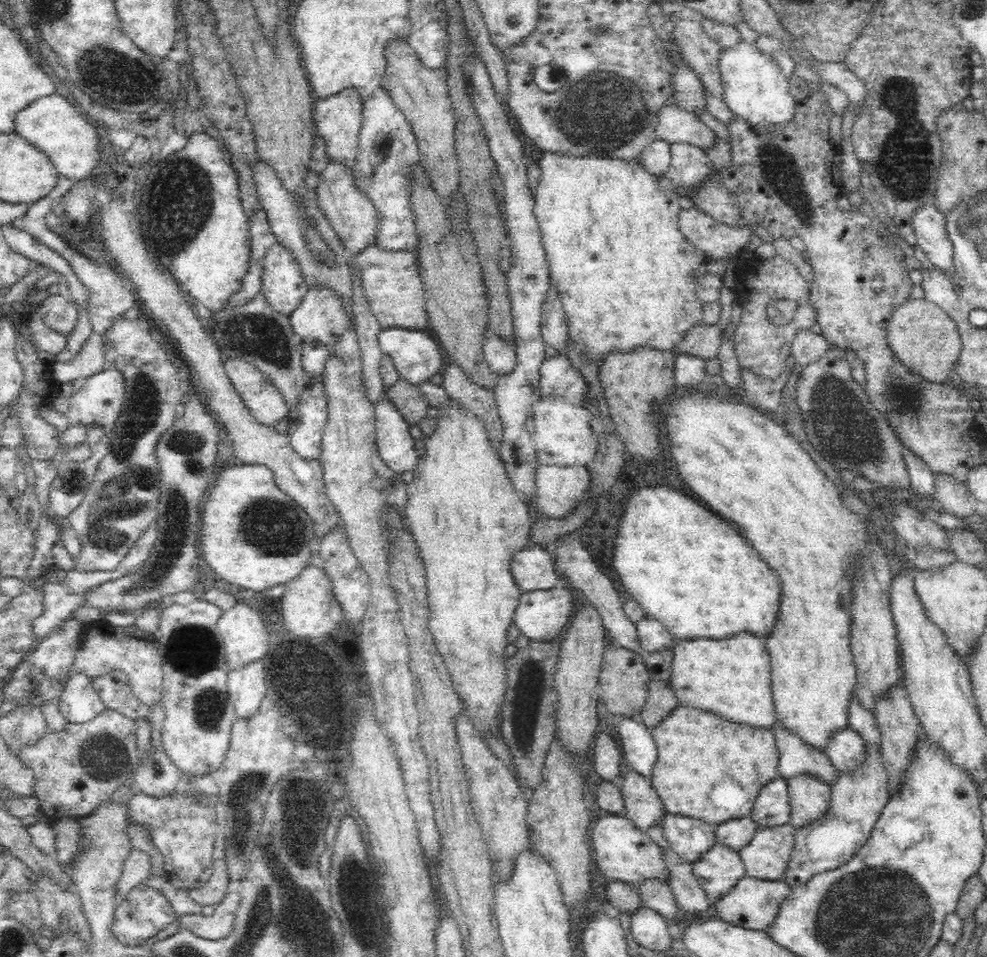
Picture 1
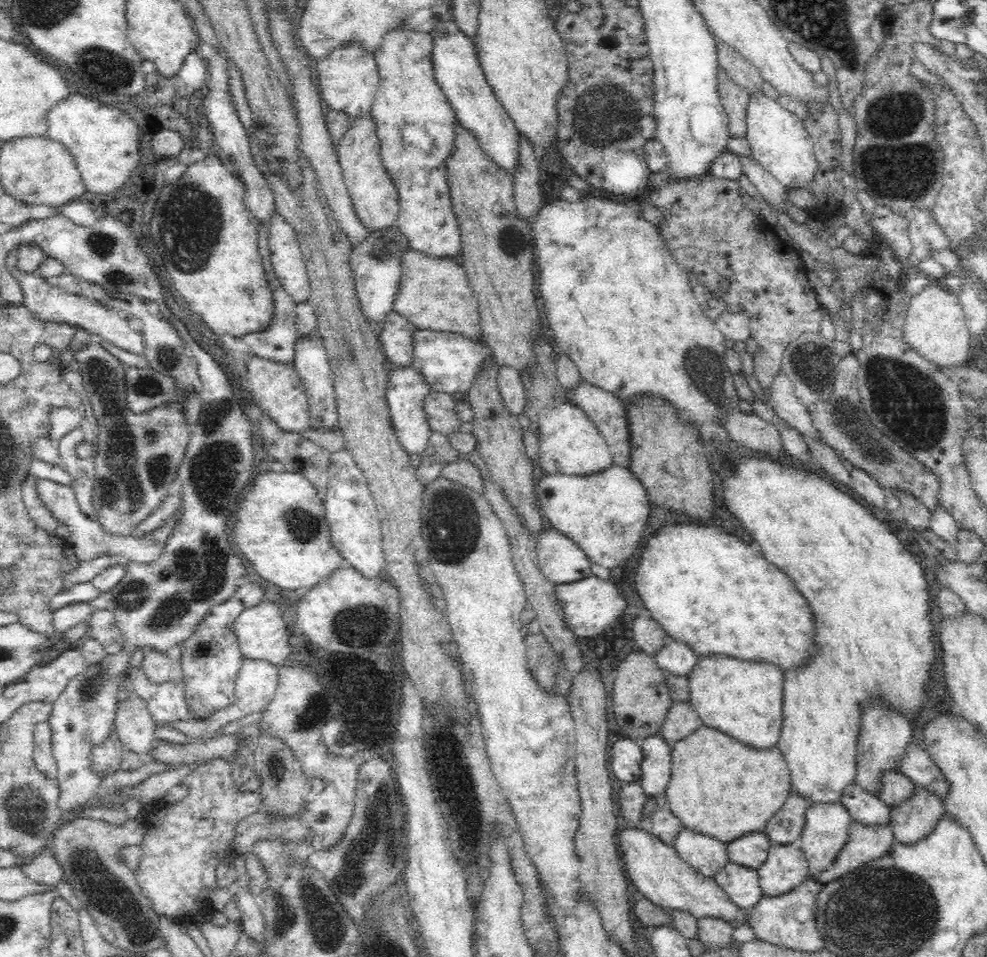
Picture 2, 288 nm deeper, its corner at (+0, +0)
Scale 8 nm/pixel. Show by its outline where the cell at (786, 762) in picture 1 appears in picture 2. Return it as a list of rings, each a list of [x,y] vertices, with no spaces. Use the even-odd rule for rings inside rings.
[[[856,780],[848,782],[840,790],[840,802],[848,808],[850,816],[860,822],[890,822],[890,806],[882,802],[878,796],[874,796],[868,788],[860,786]]]

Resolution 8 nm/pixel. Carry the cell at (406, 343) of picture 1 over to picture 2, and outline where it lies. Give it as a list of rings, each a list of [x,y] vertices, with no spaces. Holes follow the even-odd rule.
[[[414,330],[412,332],[412,358],[410,368],[418,372],[432,390],[436,392],[466,392],[472,384],[476,366],[484,360],[486,348],[472,342],[472,338],[460,334],[460,332],[440,332],[440,330]]]

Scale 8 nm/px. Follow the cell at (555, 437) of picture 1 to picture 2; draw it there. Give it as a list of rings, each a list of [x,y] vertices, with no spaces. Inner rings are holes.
[[[556,402],[548,408],[542,408],[536,412],[538,414],[538,430],[536,430],[536,438],[540,440],[538,446],[538,462],[540,468],[546,474],[592,474],[592,472],[600,472],[604,468],[610,468],[614,464],[612,452],[606,444],[606,440],[602,438],[602,434],[598,432],[598,428],[594,426],[594,422],[586,416],[586,412],[572,404],[572,402]]]

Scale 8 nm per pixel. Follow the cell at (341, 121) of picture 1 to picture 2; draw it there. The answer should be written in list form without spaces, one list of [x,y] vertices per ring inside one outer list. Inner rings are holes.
[[[358,44],[338,48],[338,50],[334,50],[332,56],[320,60],[318,70],[316,70],[316,78],[318,78],[322,102],[326,102],[330,110],[344,114],[348,120],[362,120],[364,116],[368,116],[368,112],[374,106],[376,92],[380,88],[376,58],[364,54]]]

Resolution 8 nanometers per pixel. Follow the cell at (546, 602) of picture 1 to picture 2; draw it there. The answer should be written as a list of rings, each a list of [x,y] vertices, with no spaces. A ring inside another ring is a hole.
[[[586,576],[574,584],[560,584],[552,592],[554,604],[558,606],[558,620],[562,628],[578,638],[592,638],[602,634],[606,628],[612,628],[626,610],[624,596],[618,594],[618,588],[610,580],[602,580],[598,576]]]

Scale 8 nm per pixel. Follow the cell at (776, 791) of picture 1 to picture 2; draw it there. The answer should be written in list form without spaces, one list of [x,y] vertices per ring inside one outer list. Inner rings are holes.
[[[790,788],[782,808],[778,808],[778,812],[774,812],[764,824],[764,832],[770,836],[770,840],[782,844],[798,840],[804,826],[804,810],[810,802],[812,800],[802,796],[798,790]]]

